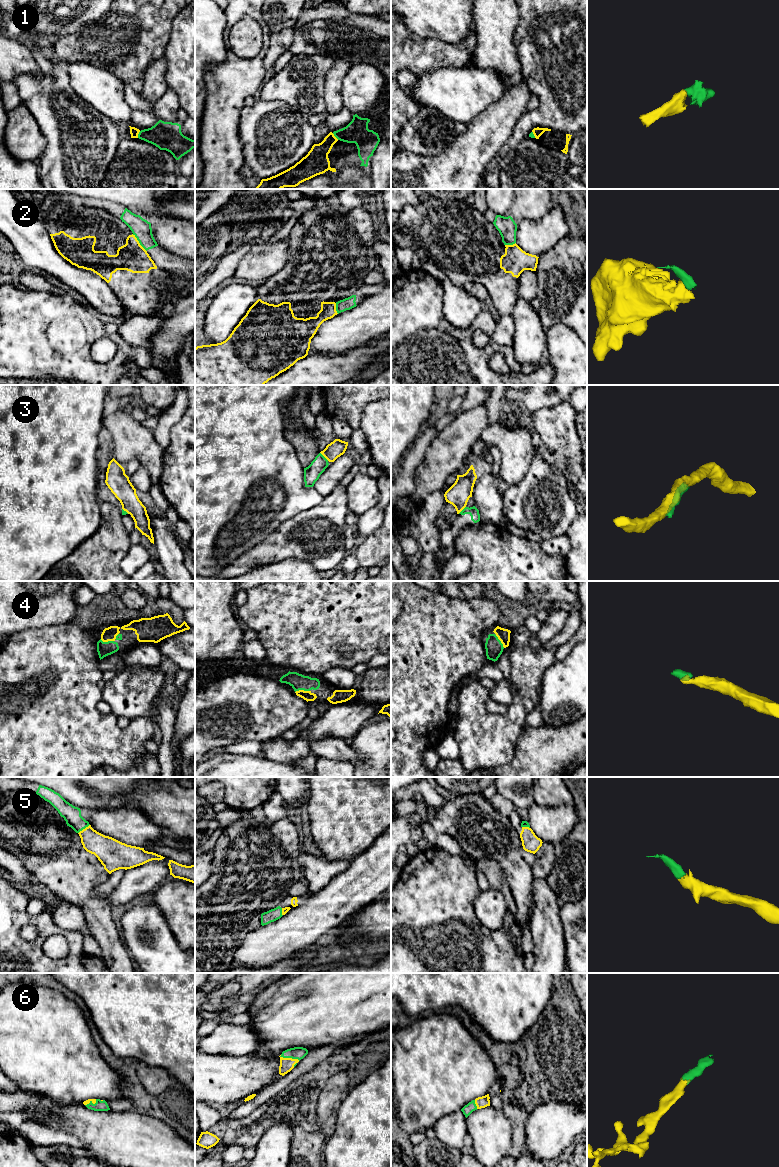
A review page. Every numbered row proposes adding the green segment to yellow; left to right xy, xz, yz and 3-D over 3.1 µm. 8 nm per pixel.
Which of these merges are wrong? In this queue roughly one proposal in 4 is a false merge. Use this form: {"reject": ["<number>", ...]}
{"reject": ["2", "3"]}

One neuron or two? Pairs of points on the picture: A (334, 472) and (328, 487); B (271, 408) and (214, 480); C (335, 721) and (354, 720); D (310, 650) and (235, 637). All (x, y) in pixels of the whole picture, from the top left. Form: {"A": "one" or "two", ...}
{"A": "one", "B": "one", "C": "one", "D": "two"}

